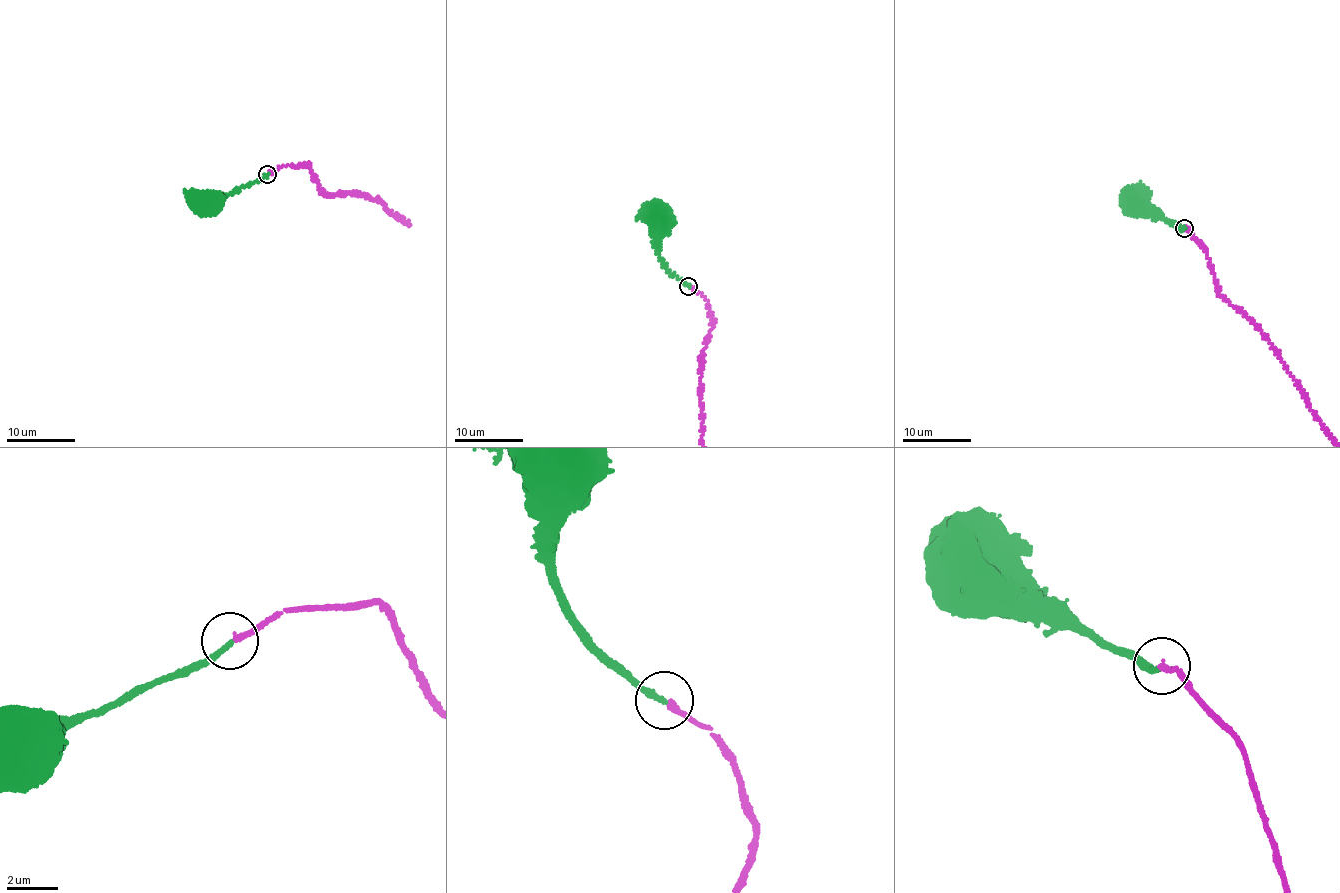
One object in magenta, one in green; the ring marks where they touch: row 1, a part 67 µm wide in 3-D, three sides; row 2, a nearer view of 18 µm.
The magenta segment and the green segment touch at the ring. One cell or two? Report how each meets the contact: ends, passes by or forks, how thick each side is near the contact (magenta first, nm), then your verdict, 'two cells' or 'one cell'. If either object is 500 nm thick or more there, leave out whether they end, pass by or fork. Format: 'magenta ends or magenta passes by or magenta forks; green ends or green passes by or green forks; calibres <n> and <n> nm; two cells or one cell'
magenta ends; green ends; calibres 240 and 240 nm; one cell

